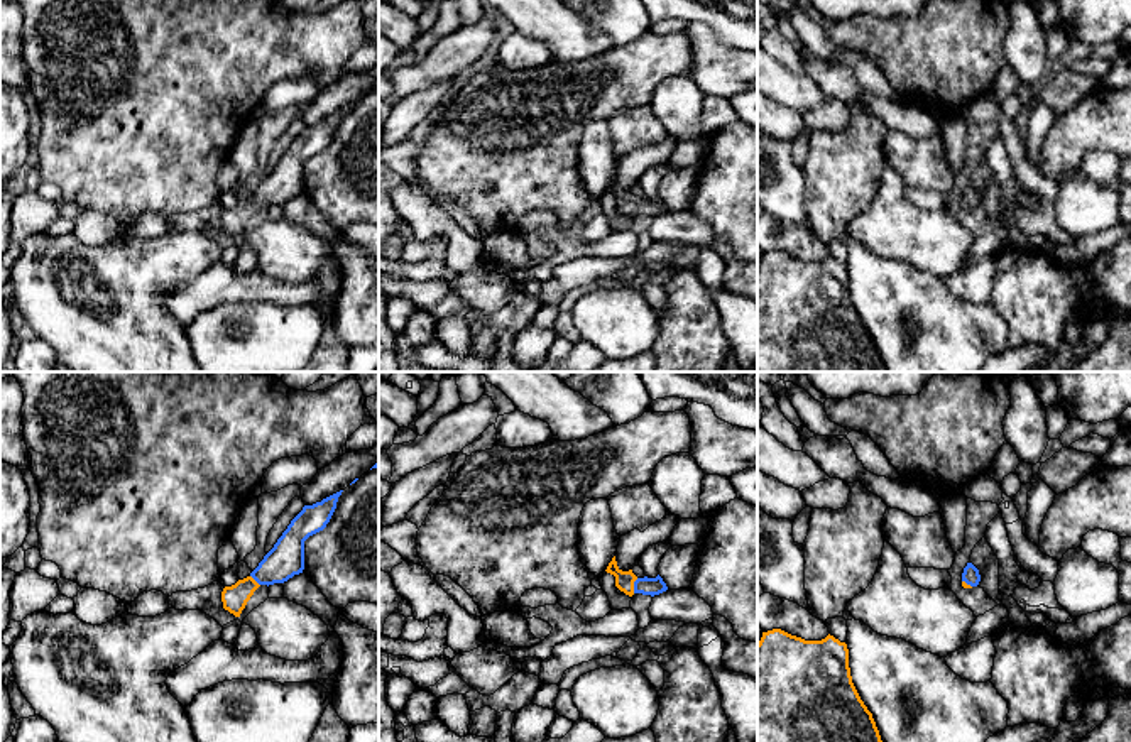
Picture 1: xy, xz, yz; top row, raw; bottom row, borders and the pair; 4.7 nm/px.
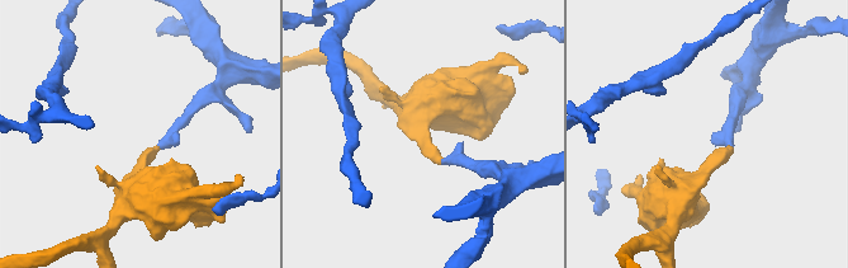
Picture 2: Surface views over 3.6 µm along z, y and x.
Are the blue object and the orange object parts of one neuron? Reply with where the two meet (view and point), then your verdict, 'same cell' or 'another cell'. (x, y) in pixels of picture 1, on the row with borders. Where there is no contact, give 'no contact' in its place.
xz (634, 585) | same cell

